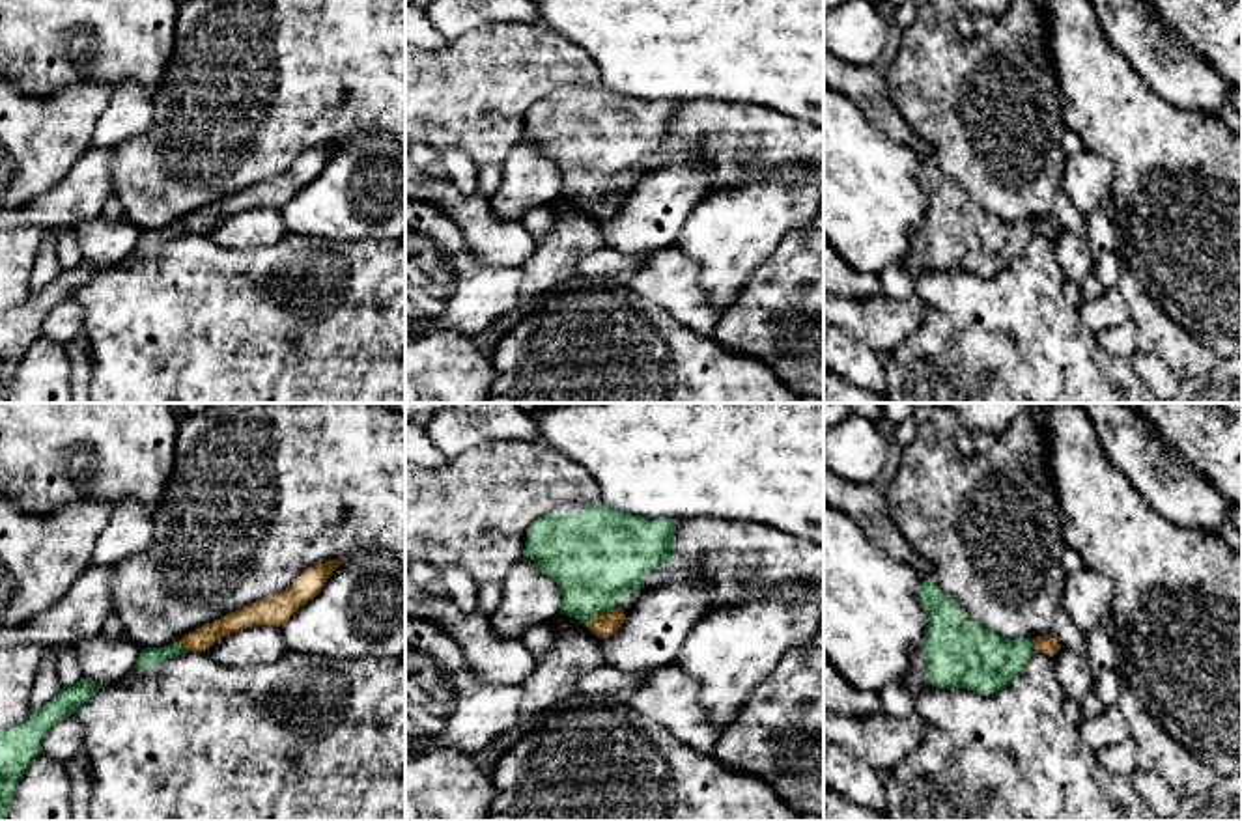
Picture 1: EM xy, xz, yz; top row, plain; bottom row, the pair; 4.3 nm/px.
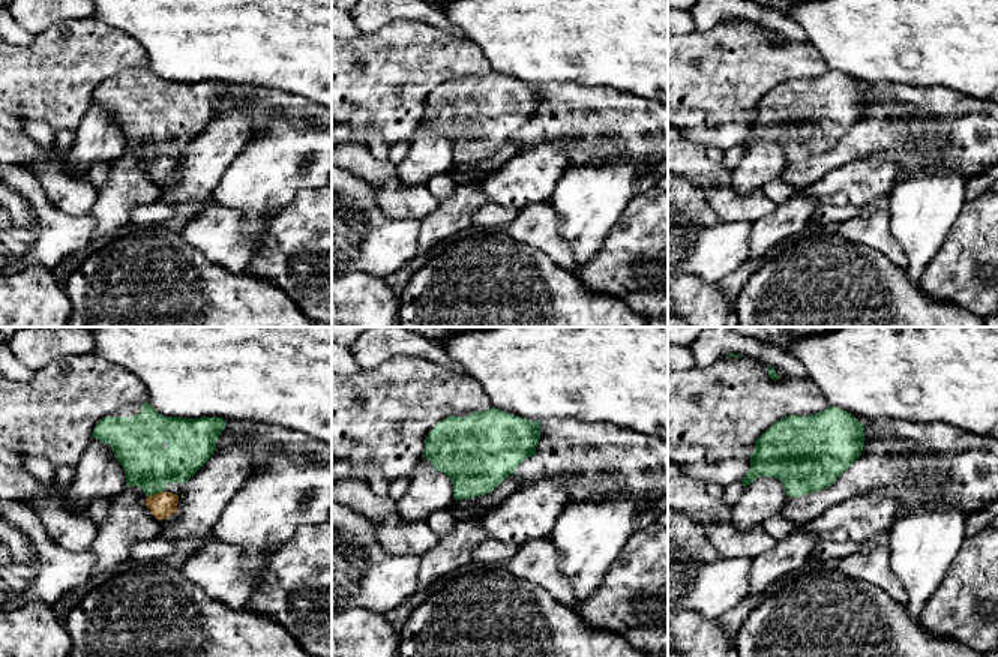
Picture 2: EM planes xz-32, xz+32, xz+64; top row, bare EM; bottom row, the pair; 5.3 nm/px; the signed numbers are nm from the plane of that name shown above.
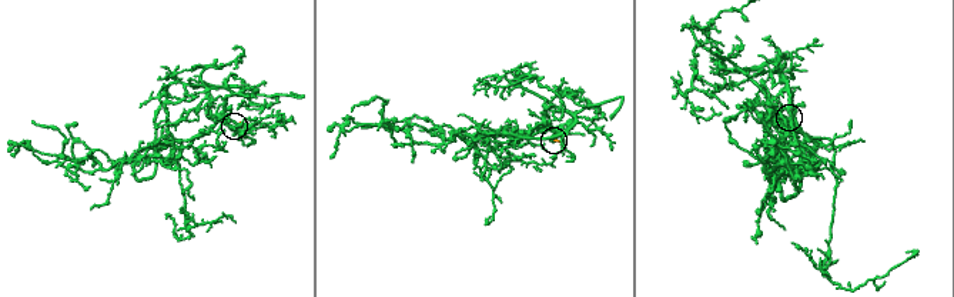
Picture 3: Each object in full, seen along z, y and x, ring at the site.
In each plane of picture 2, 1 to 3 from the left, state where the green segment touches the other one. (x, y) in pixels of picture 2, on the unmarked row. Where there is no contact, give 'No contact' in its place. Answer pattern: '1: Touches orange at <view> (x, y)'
1: Touches orange at xz-32 (155, 158)
2: No contact
3: No contact

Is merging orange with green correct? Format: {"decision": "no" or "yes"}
{"decision": "yes"}

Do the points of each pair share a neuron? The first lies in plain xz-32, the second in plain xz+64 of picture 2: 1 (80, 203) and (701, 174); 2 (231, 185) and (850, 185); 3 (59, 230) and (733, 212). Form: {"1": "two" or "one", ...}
{"1": "one", "2": "two", "3": "two"}

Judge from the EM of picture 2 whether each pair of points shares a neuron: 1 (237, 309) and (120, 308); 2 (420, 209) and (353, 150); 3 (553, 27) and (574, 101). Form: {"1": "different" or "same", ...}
{"1": "same", "2": "same", "3": "different"}

